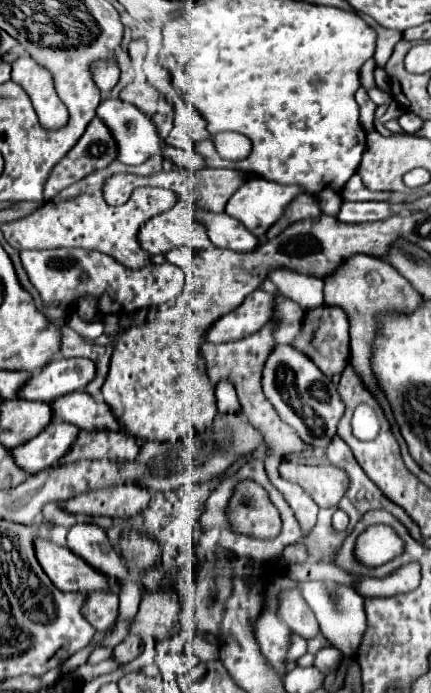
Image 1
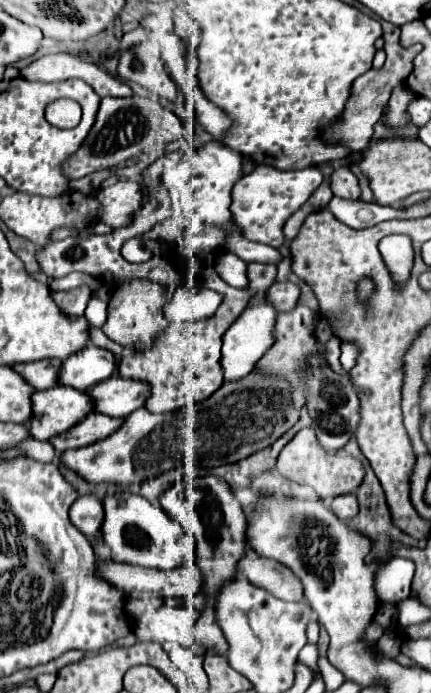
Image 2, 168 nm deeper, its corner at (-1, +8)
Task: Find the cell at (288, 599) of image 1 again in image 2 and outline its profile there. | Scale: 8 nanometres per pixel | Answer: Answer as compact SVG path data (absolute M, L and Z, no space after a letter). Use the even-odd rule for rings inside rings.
M248 554L248 556L244 556L244 560L240 560L236 574L246 576L252 584L268 590L270 594L278 596L280 600L300 602L304 598L300 580L292 574L290 568L286 568L284 564L280 564L276 560Z

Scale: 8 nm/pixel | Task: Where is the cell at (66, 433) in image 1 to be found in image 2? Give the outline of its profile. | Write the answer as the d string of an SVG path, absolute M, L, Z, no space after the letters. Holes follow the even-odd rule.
M92 412L90 416L86 416L86 420L82 420L80 424L70 428L62 436L54 436L50 442L56 448L56 452L60 454L68 448L82 448L92 442L100 442L106 436L110 436L112 432L116 432L122 424L124 424L124 418L110 418L110 416Z

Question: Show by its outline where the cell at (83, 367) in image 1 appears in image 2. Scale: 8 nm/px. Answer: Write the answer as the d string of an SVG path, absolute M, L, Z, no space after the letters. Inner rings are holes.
M88 344L84 350L76 352L64 360L60 370L60 384L88 390L102 380L108 380L118 368L118 358L104 348Z

